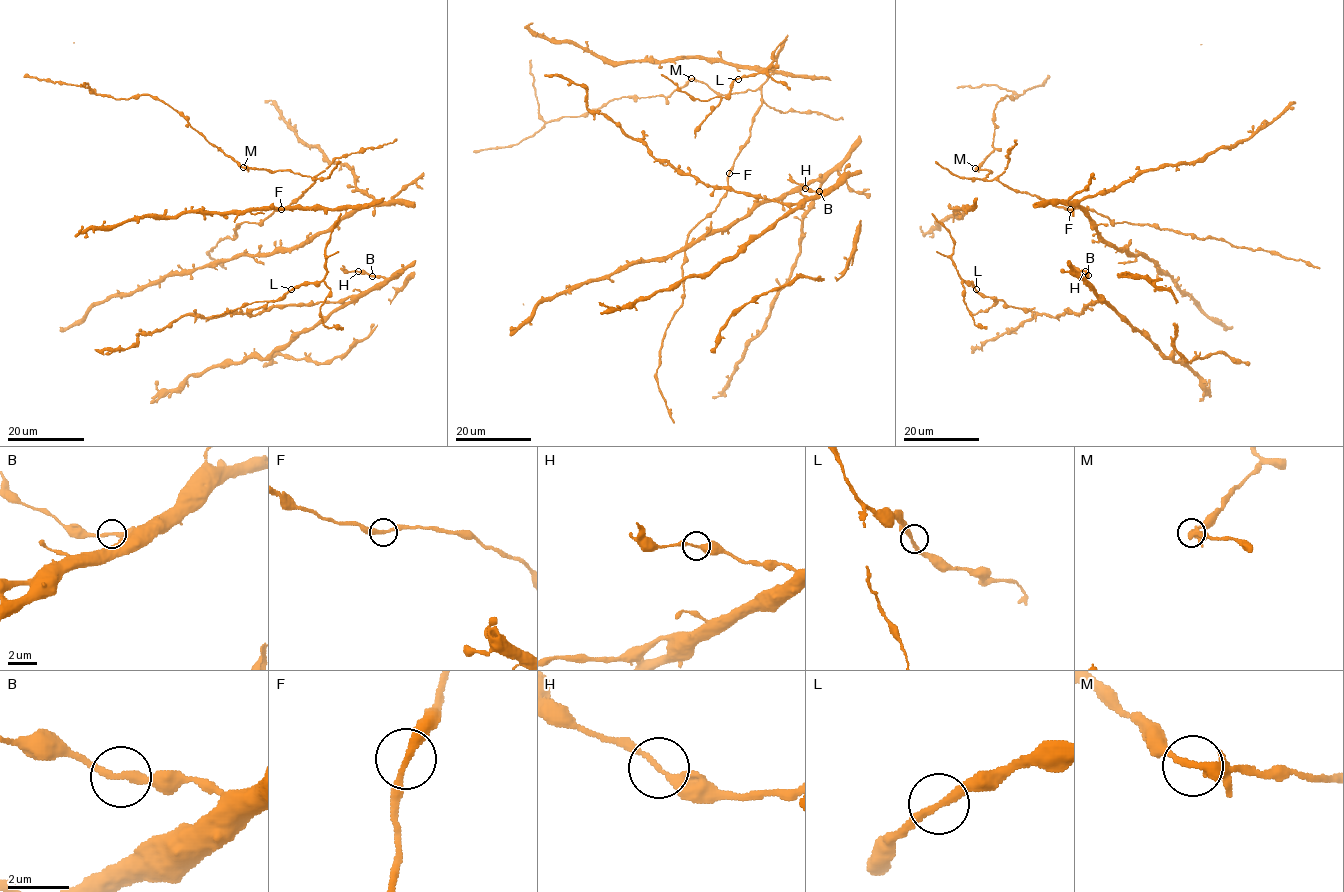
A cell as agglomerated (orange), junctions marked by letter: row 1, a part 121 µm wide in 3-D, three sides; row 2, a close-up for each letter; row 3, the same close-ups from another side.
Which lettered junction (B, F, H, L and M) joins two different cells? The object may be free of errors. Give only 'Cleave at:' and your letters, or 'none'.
Cleave at: none

